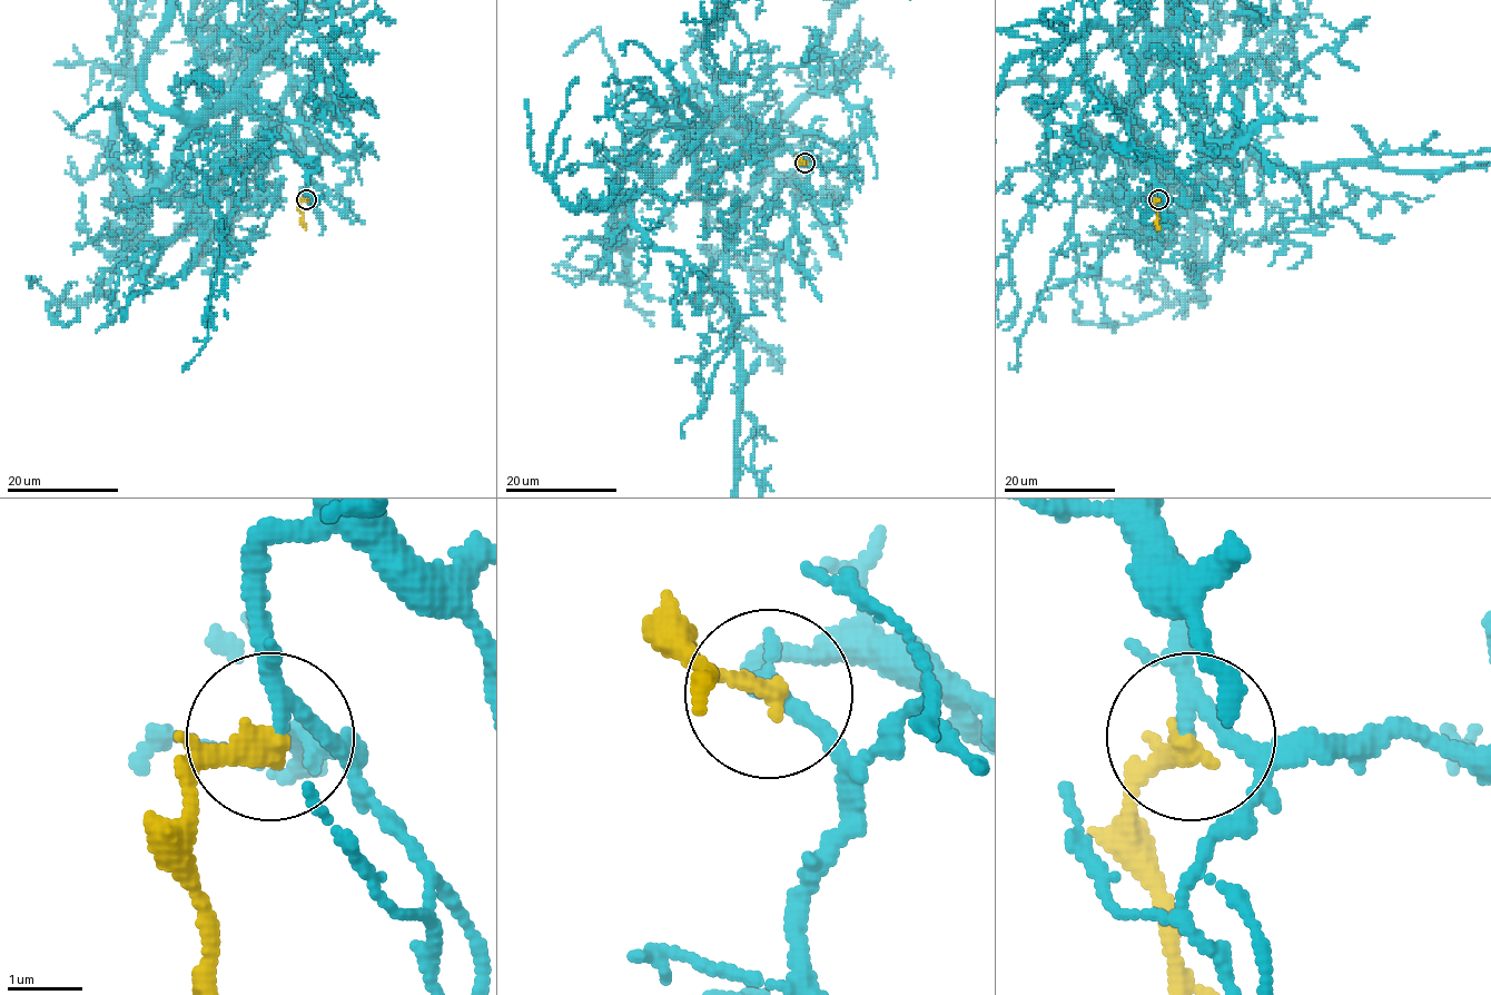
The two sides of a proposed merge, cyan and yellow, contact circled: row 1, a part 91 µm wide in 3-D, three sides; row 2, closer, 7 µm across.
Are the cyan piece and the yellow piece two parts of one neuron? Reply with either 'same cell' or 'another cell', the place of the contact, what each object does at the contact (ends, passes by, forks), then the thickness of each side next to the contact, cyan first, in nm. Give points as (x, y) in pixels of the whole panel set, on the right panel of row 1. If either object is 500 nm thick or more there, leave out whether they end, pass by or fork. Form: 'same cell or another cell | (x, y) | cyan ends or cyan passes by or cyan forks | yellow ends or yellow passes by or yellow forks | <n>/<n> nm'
same cell | (1158, 199) | cyan forks | yellow ends | 150/280 nm

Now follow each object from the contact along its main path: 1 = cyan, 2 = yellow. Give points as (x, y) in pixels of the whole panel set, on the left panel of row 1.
1: (306, 199), (309, 164), (288, 140), (187, 79), (225, 96), (223, 145), (48, 319)
2: (306, 199), (300, 204), (306, 228)

